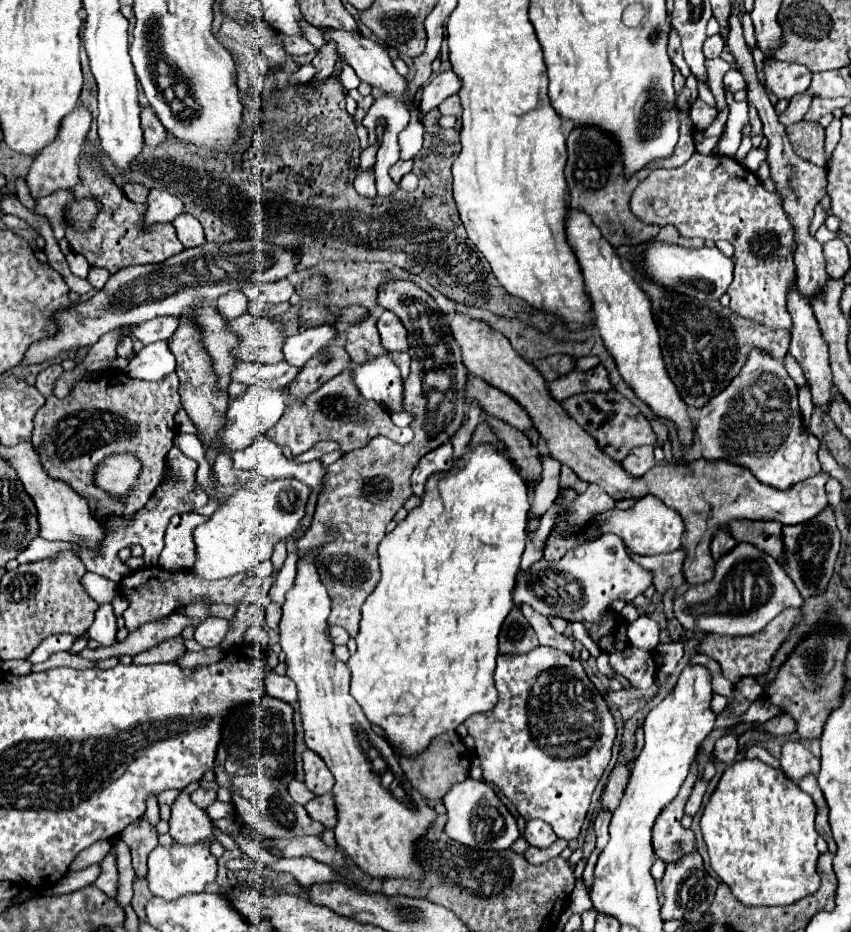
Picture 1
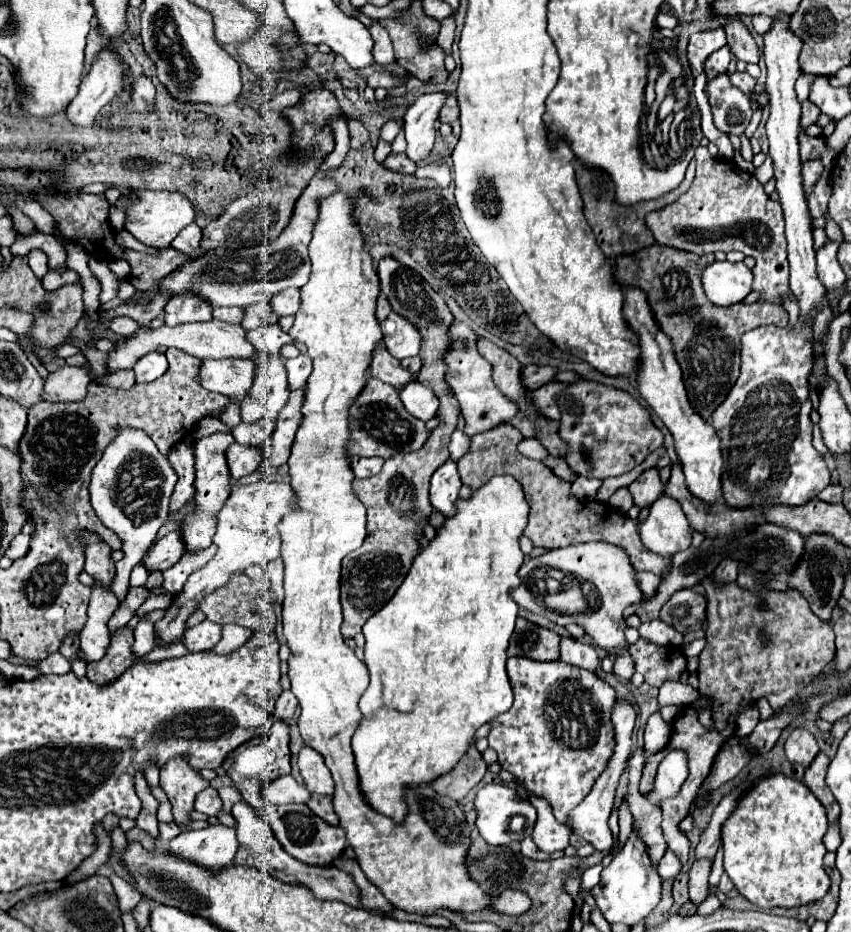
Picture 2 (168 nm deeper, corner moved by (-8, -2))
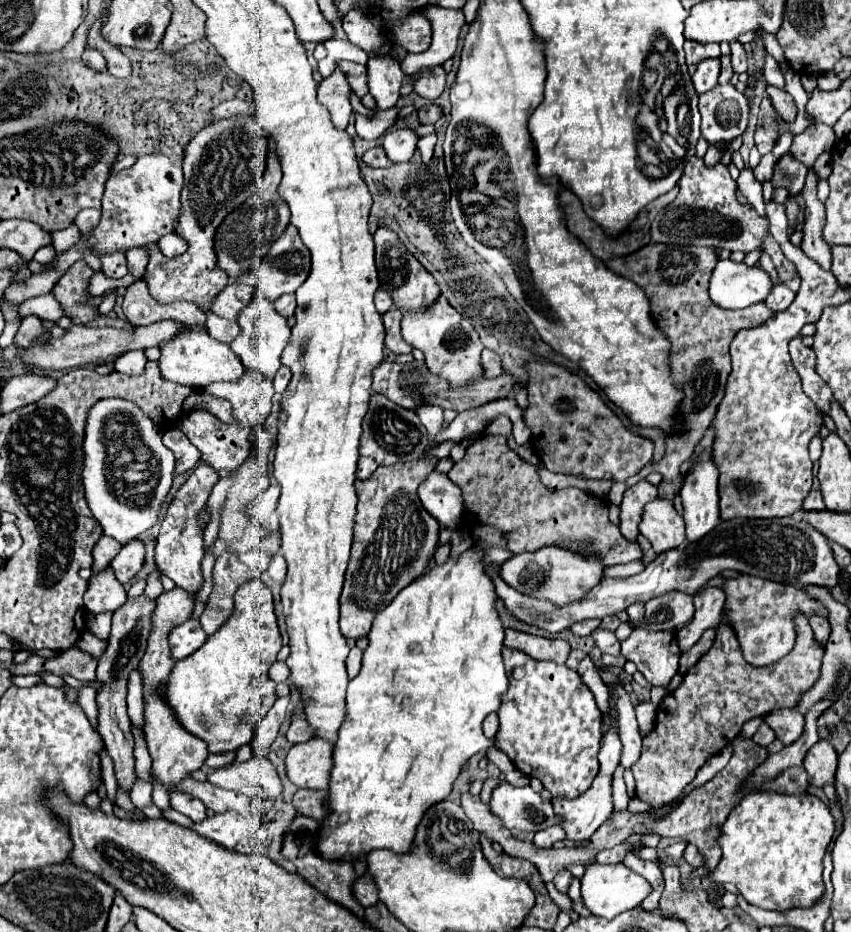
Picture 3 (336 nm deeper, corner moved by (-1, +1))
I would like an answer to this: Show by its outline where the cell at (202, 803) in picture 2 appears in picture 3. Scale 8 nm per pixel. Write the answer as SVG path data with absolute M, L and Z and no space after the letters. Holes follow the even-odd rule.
M174 791L170 795L172 799L172 809L184 813L186 817L190 817L194 823L202 821L206 817L206 807L200 799L194 799L192 795L186 795L186 793L180 793L180 791Z

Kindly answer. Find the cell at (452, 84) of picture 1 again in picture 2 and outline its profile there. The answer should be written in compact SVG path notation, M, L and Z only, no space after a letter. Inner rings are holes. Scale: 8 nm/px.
M425 94L411 104L411 108L405 112L405 138L407 138L407 150L405 154L413 162L421 162L429 156L433 142L435 142L435 120L439 116L439 110L445 102L445 94Z

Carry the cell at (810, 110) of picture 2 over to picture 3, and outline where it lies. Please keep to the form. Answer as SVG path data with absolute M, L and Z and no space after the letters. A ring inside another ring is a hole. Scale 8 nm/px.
M767 85L766 91L769 93L773 107L782 115L782 119L786 123L792 123L798 113L798 107L796 107L792 95L788 95L784 89L772 85Z

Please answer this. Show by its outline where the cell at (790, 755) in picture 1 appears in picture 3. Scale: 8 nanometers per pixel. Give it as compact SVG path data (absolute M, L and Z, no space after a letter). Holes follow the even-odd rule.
M792 709L772 711L770 715L764 717L764 721L770 723L776 737L784 745L794 743L798 739L798 735L802 735L802 731L804 731L804 717L798 711L792 711Z

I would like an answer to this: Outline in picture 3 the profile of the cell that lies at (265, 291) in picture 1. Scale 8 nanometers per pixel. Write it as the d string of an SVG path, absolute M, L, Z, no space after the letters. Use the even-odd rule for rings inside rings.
M290 293L290 295L282 295L282 297L278 297L278 299L274 301L274 309L276 309L282 317L294 315L294 307L296 307L296 299L294 299L292 293Z

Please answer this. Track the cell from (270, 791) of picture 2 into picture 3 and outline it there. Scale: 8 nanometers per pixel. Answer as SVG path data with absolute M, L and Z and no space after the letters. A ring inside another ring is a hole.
M258 757L216 769L208 775L208 781L222 789L232 789L242 795L262 799L274 799L284 791L276 767L268 759Z

